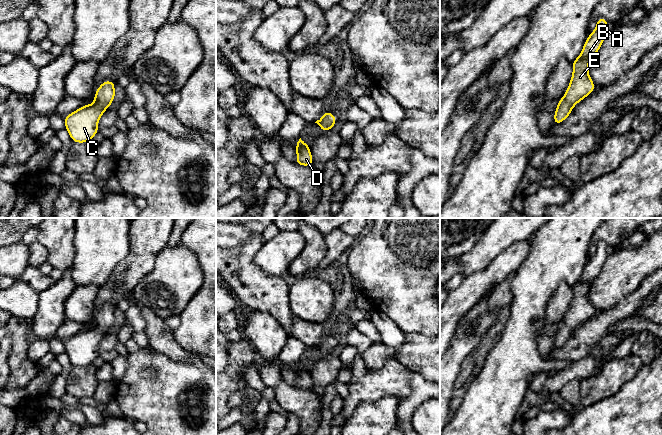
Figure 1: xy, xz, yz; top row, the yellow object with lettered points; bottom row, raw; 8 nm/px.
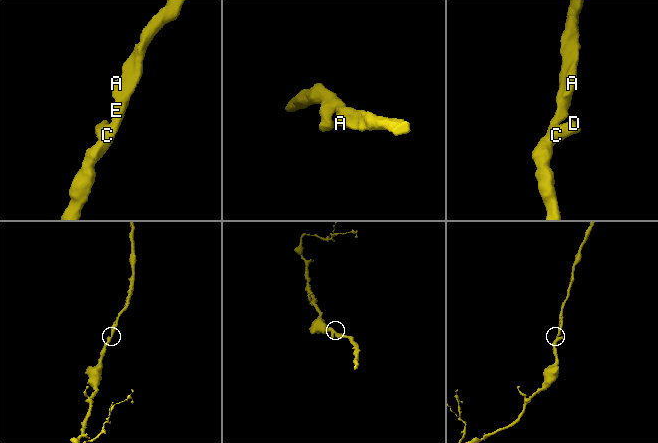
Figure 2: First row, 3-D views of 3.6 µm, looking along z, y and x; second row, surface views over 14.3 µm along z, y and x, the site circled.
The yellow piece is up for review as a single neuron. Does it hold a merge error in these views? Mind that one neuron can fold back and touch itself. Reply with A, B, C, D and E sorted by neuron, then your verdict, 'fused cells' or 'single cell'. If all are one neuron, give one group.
A B C D E; single cell

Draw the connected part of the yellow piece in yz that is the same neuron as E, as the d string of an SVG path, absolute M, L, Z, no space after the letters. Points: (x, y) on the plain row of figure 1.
M599 241L596 252L588 259L579 281L572 285L572 301L563 322L557 326L554 349L562 347L571 338L573 331L596 313L588 298L590 282L600 274L608 256L607 243Z

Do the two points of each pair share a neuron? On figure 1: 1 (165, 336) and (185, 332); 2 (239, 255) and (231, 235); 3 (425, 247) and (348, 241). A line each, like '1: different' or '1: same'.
1: different
2: different
3: different

